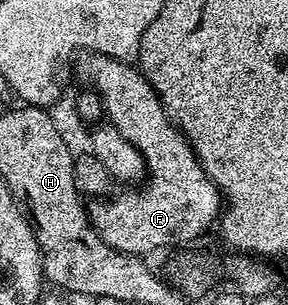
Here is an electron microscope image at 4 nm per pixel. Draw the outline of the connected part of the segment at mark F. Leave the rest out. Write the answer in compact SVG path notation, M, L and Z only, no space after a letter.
M87 54L80 60L79 76L103 100L106 119L121 130L121 138L129 138L137 146L147 163L147 181L142 186L116 191L110 198L96 199L95 205L90 205L91 224L99 237L114 252L147 258L150 252L162 248L190 245L190 240L205 235L210 228L212 231L221 215L219 187L207 177L191 143L168 118L150 82L138 67L113 57Z

